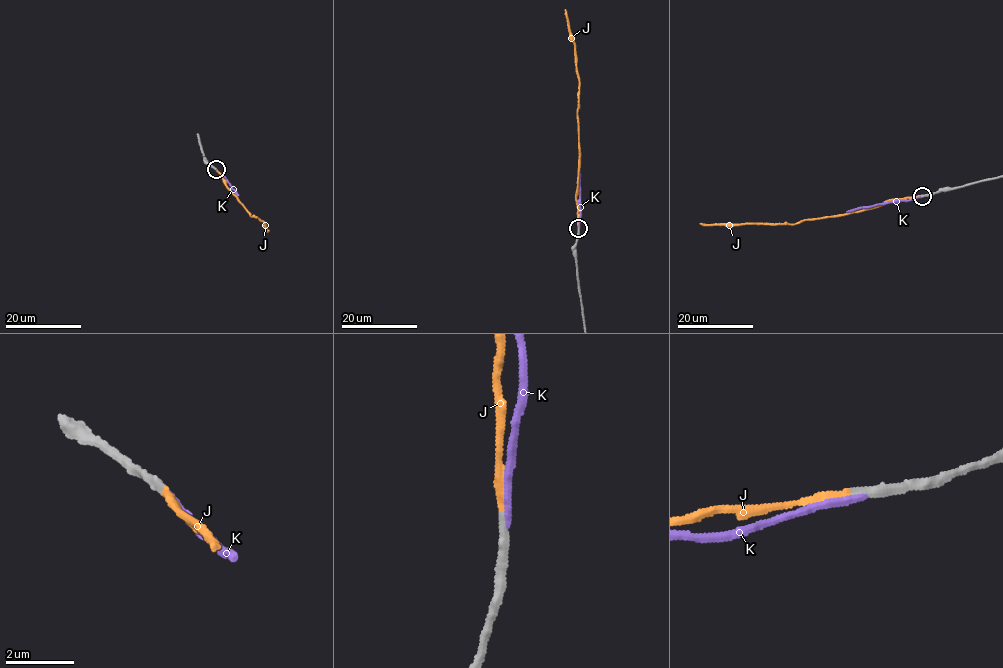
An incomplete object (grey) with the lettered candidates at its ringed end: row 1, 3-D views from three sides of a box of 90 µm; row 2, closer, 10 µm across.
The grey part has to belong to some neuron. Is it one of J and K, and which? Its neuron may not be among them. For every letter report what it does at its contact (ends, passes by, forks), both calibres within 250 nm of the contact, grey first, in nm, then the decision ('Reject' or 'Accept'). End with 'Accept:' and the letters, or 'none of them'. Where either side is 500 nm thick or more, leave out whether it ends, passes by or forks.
J: It ends there. Thickness 260 nm (grey) against 240 nm. Accept
K: It ends there. Thickness 320 nm (grey) against 200 nm. Reject
Accept: J

